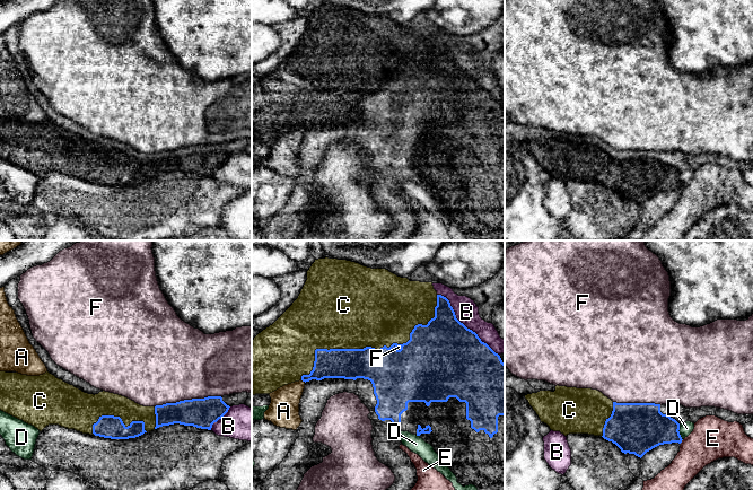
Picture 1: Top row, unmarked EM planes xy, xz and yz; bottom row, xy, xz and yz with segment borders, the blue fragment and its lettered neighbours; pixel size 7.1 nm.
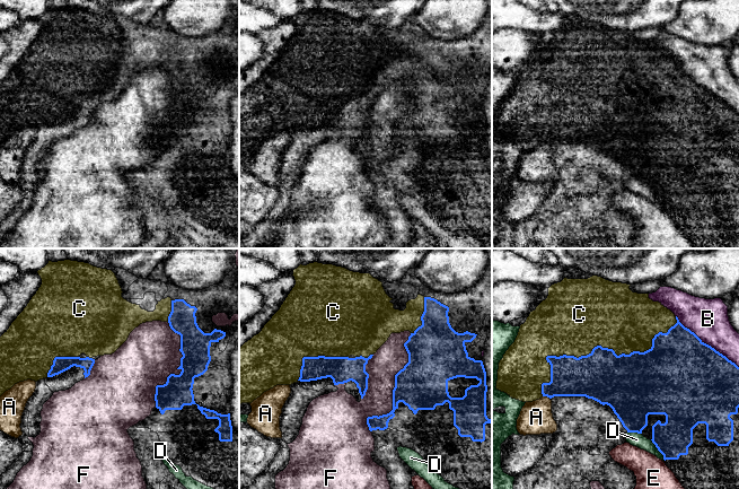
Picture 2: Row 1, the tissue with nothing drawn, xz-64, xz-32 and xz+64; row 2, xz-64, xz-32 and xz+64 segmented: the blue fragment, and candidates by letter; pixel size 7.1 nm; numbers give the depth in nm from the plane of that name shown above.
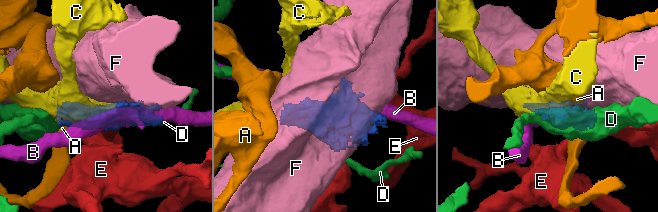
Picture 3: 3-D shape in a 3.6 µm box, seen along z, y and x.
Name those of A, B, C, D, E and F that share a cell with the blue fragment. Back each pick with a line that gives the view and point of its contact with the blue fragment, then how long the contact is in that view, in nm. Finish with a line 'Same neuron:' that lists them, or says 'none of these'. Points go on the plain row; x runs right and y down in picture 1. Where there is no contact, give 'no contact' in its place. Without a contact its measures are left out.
C: xz (371, 95) | 1150 nm
Same neuron: C

